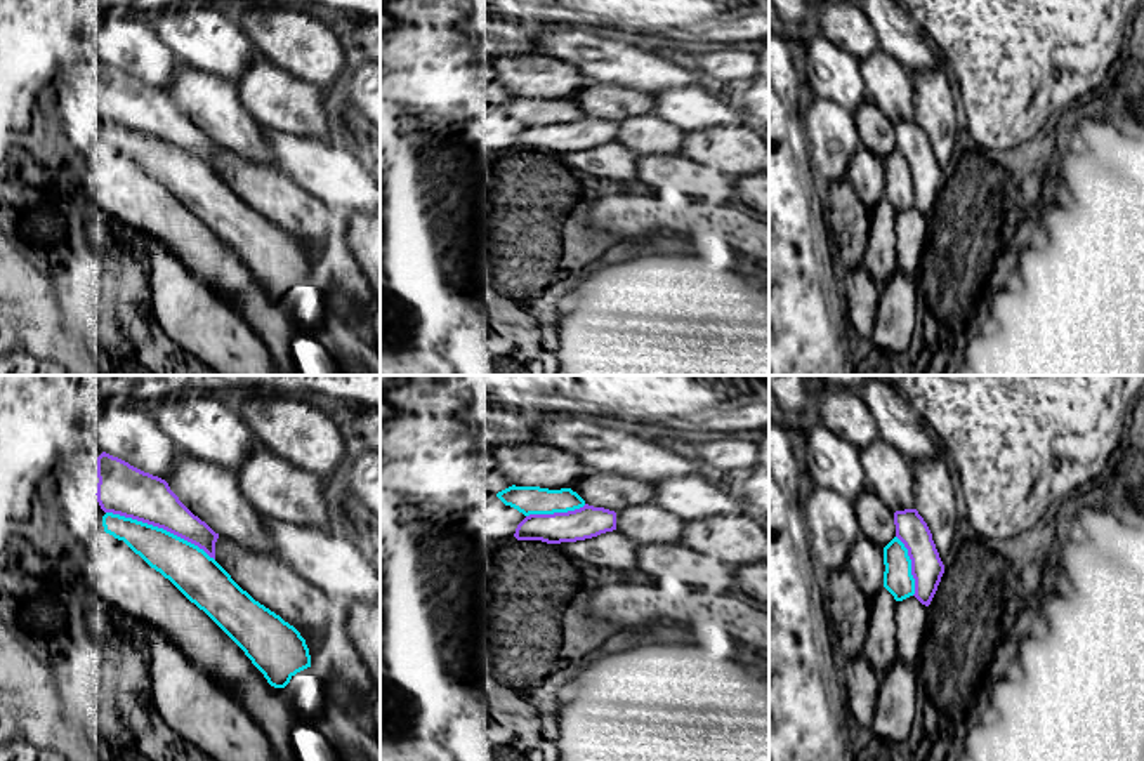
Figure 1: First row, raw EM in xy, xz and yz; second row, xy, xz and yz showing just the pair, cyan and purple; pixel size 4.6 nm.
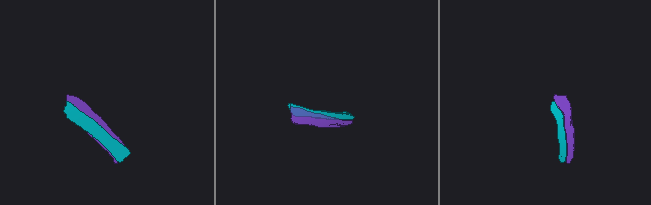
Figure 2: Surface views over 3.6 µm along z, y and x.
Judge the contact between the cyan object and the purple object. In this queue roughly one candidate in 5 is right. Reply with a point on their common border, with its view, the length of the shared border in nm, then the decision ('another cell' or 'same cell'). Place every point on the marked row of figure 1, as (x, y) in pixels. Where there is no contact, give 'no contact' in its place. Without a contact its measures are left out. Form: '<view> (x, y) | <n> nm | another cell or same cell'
xy (160, 529) | 550 nm | another cell

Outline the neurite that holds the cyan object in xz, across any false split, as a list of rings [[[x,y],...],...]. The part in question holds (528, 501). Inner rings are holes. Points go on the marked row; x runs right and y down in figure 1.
[[[509,486],[496,497],[524,516],[568,513],[585,506],[585,500],[571,488],[549,490],[540,486]]]

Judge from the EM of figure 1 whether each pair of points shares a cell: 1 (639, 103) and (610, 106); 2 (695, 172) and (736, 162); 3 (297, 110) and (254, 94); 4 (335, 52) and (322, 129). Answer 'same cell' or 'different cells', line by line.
1: same cell
2: different cells
3: same cell
4: different cells

